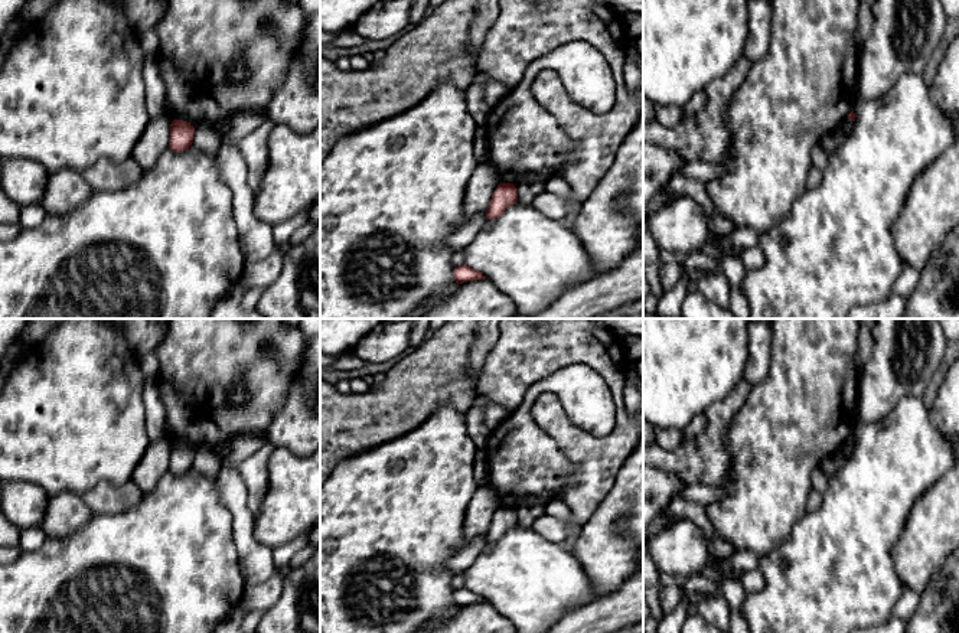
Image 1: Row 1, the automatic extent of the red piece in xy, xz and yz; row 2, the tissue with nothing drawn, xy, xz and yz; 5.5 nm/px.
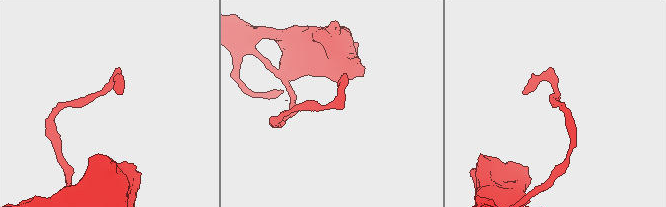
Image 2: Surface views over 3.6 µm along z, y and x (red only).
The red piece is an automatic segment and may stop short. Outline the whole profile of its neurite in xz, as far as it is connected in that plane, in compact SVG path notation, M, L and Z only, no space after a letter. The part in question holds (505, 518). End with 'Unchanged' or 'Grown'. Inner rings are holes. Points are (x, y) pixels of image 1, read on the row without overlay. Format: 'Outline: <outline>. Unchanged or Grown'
Outline: M499 506L495 512L486 534L486 542L499 541L505 532L518 525L518 516L513 506Z. Unchanged

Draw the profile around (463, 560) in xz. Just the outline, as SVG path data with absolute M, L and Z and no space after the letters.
M485 536L476 538L469 546L463 548L450 559L447 568L453 574L464 572L483 551L485 545L486 545Z

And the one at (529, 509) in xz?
M545 497L521 499L515 506L518 525L522 528L532 528L532 523L539 516L545 515L547 502L548 500Z

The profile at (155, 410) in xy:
M146 379L143 388L143 402L146 410L146 430L150 441L157 441L166 435L166 408L160 399L157 381Z

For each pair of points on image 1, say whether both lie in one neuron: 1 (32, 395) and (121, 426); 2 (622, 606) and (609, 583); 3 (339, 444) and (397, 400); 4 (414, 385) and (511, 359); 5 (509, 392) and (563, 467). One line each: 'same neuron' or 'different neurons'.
1: same neuron
2: different neurons
3: same neuron
4: different neurons
5: different neurons

